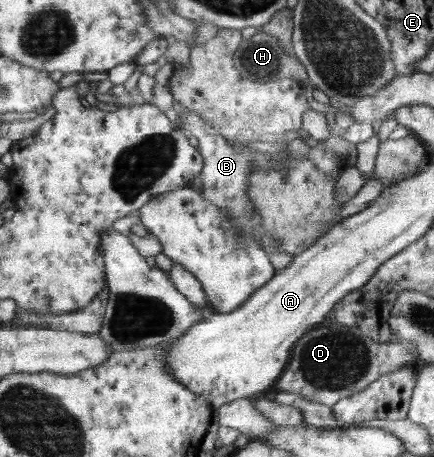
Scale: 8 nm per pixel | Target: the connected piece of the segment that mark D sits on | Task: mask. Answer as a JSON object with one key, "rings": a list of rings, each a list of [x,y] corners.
{"rings":[[[330,323],[328,327],[308,330],[299,339],[290,363],[276,383],[276,390],[334,407],[341,399],[365,391],[380,376],[396,371],[398,367],[417,364],[418,351],[410,343],[392,340],[380,345],[359,327]]]}

